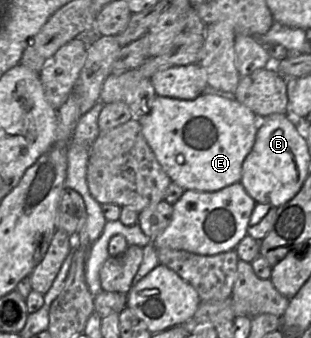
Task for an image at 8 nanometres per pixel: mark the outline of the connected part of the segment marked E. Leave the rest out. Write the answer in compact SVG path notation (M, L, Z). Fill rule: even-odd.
M212 90L194 100L156 96L148 114L138 119L144 138L171 181L184 190L219 191L242 177L242 164L252 150L260 119L233 96L221 96Z

